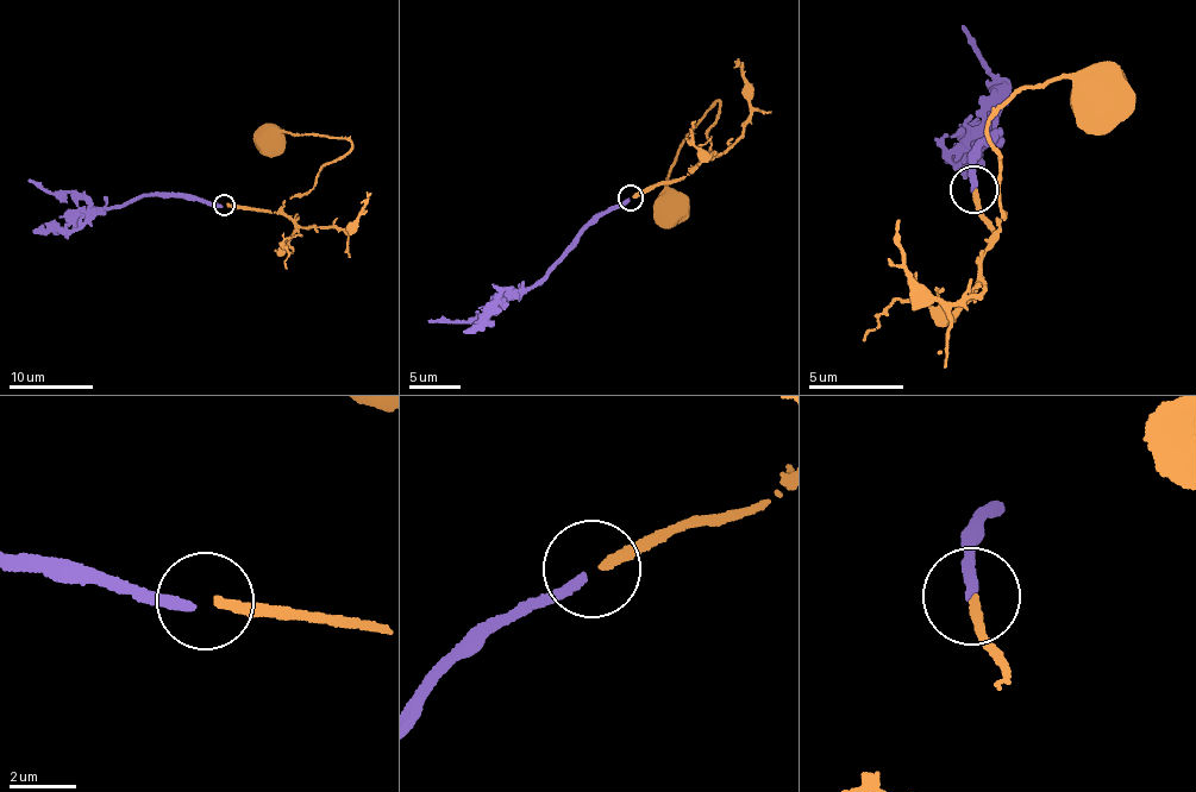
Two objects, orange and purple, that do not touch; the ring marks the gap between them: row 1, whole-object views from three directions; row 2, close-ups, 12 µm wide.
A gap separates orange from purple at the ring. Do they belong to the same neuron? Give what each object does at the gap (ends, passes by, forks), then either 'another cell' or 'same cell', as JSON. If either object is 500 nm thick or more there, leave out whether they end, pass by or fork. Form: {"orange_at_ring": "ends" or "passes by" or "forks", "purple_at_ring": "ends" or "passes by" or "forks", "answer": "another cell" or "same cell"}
{"orange_at_ring": "ends", "purple_at_ring": "ends", "answer": "another cell"}

